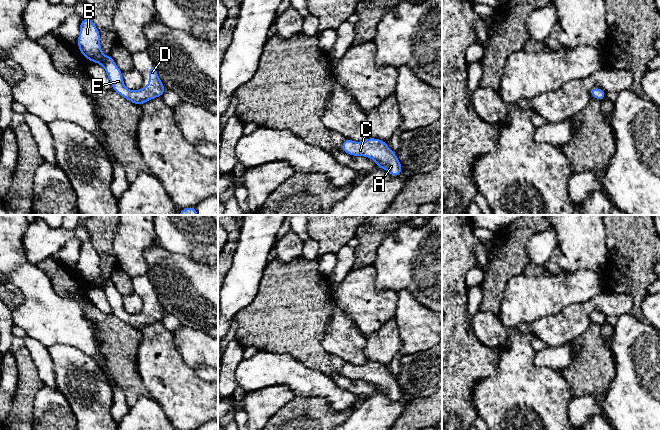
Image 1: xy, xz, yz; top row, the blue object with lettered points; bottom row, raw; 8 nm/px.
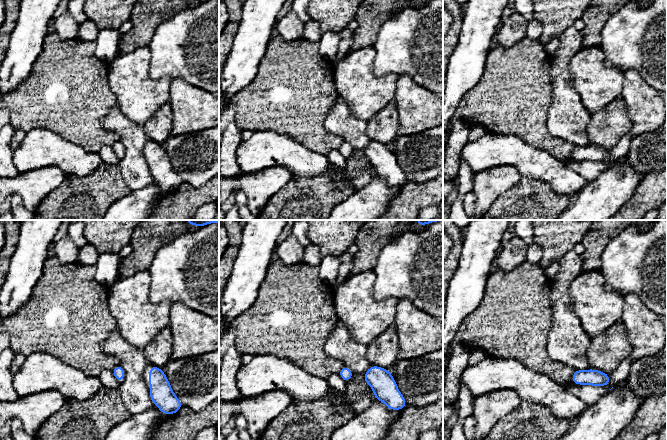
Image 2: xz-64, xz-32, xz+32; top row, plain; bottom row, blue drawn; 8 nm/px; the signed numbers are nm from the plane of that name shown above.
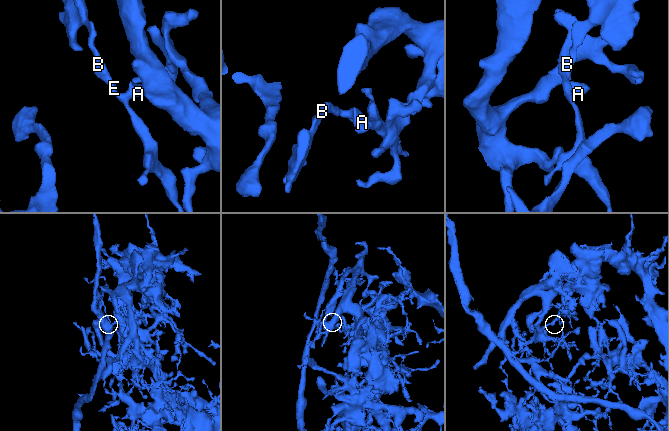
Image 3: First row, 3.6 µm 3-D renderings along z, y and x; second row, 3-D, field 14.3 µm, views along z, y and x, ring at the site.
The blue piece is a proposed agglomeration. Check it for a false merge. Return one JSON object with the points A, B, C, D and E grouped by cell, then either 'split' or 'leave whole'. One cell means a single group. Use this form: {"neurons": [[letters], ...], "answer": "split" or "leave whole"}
{"neurons": [["A", "B", "C", "D", "E"]], "answer": "leave whole"}

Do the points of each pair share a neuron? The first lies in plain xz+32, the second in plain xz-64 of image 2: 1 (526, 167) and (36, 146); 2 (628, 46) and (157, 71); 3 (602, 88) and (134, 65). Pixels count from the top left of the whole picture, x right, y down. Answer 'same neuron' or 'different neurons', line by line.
1: same neuron
2: same neuron
3: same neuron

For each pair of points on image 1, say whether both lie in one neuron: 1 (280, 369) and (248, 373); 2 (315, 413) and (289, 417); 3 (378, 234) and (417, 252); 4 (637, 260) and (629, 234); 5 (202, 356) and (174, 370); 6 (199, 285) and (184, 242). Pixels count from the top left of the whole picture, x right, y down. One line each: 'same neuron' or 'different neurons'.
1: same neuron
2: same neuron
3: different neurons
4: same neuron
5: different neurons
6: different neurons

